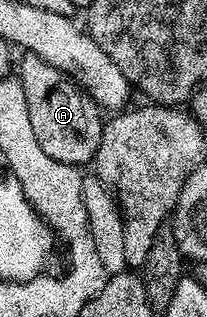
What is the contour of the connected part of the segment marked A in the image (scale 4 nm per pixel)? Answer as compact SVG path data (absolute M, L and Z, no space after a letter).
M24 52L21 57L18 60L18 79L26 96L30 130L34 130L38 146L42 146L50 158L63 164L91 165L102 142L105 121L100 120L101 109L79 84L75 84L62 70L50 66L50 62L38 58L32 52Z

